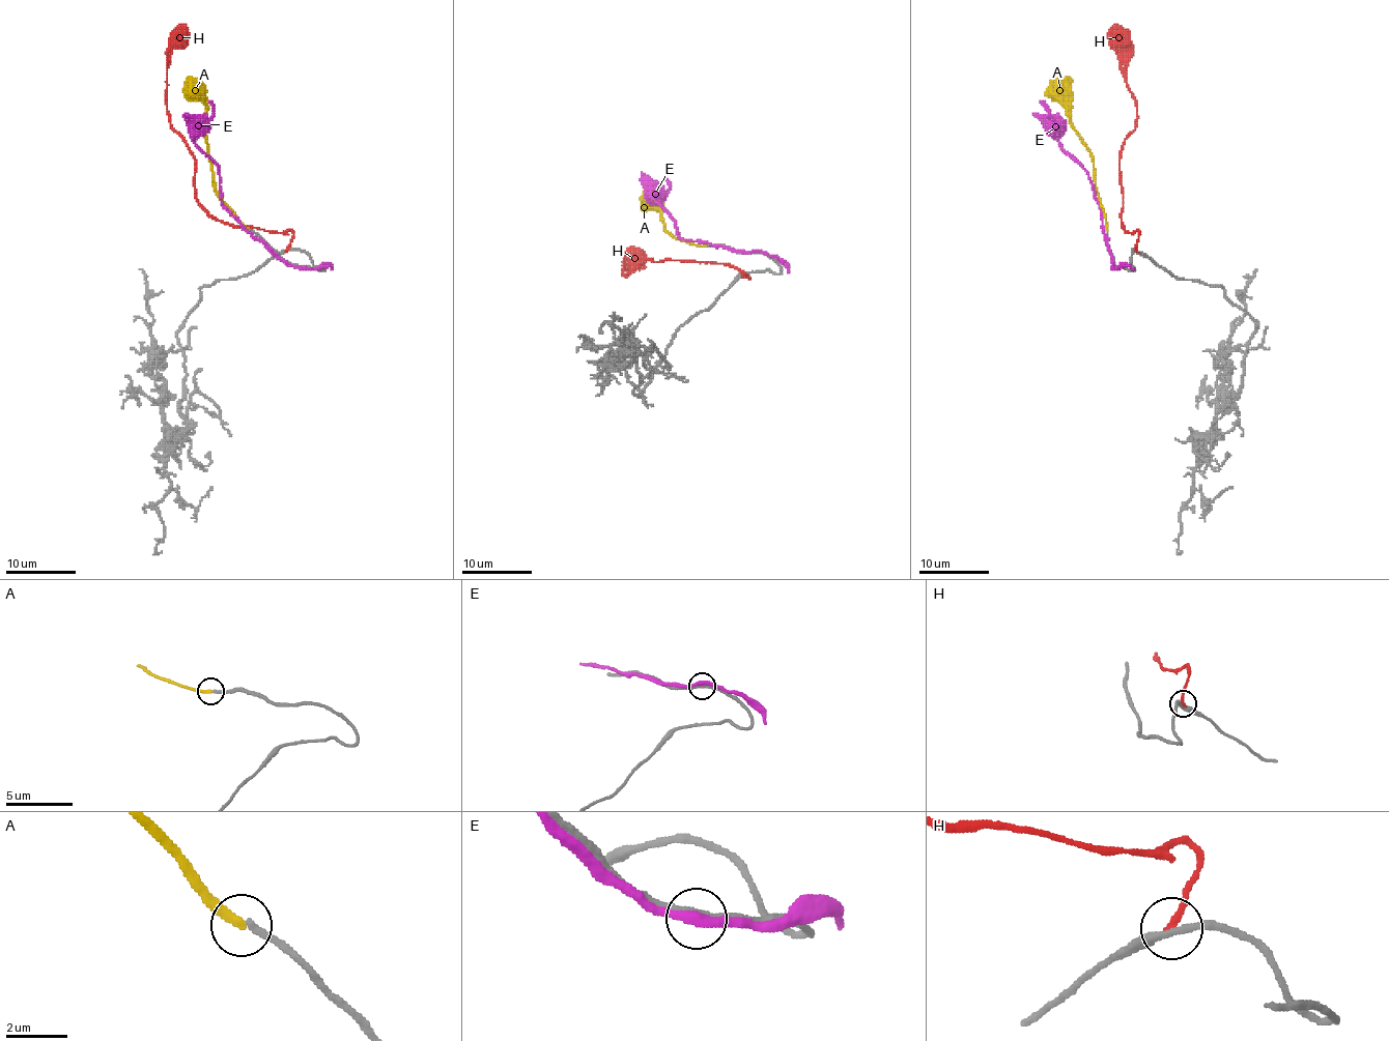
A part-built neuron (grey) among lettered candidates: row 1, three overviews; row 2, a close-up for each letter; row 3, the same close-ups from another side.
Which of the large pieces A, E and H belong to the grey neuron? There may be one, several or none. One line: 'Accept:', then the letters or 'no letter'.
Accept: A

